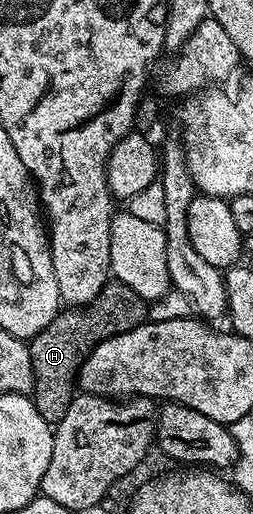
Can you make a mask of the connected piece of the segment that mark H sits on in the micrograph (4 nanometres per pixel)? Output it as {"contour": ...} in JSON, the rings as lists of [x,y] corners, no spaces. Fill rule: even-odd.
{"contour":[[[107,281],[104,289],[100,289],[98,296],[87,307],[59,310],[58,316],[28,343],[34,374],[32,398],[36,409],[40,409],[40,417],[51,425],[57,425],[76,394],[78,370],[89,357],[91,349],[106,339],[136,329],[147,319],[147,300],[132,293],[128,285],[117,281]]]}

